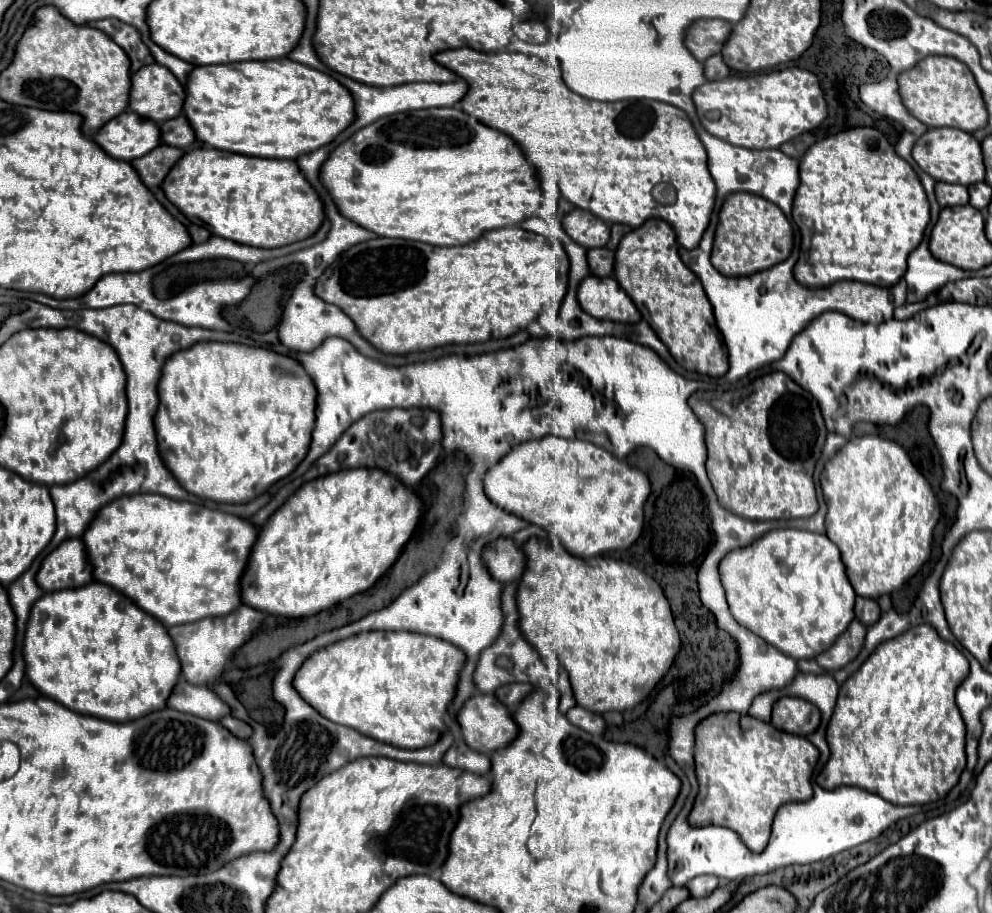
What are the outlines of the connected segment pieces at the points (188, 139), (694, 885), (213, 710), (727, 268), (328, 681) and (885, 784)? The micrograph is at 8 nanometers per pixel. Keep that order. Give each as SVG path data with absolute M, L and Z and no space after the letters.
M177 115L175 119L161 123L161 141L179 149L189 149L195 145L195 131L185 115Z
M713 875L695 877L695 879L691 879L691 883L687 883L687 889L691 891L691 897L707 897L719 887L719 883L721 881L717 877L713 877Z
M183 679L183 685L179 683L171 697L169 707L175 707L177 711L187 711L191 715L199 715L203 719L221 721L223 717L231 715L231 707L209 687L197 687Z
M749 193L731 195L725 199L723 209L719 213L719 227L715 233L711 263L719 269L719 273L729 277L753 275L757 271L765 271L791 255L795 243L793 227L789 219L763 197L755 197Z
M367 631L313 653L301 671L297 671L293 683L303 699L323 717L401 749L423 749L437 743L447 729L443 717L457 693L465 659L459 647L431 635L411 631Z
M931 625L913 627L881 643L875 655L871 655L839 689L835 715L827 727L831 759L819 773L817 783L823 789L837 789L841 785L863 787L865 791L883 795L883 799L895 805L925 805L943 799L959 783L959 775L967 763L967 731L955 705L955 689L967 675L967 657L953 643L943 641Z

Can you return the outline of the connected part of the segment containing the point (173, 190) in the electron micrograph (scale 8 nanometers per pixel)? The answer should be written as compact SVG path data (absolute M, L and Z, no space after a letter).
M193 147L171 169L163 189L191 223L205 225L213 235L261 249L303 241L325 221L317 191L297 163L289 159L261 159L211 147Z

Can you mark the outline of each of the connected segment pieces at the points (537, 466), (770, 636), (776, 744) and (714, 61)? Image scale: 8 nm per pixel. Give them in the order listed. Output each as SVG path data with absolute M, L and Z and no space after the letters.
M543 437L529 443L517 445L495 463L483 475L485 495L499 505L501 509L515 513L517 517L539 525L561 537L565 549L577 557L595 557L605 551L629 549L643 533L645 523L645 501L651 493L649 477L630 466L626 461L617 459L607 449L581 439L563 439L563 437Z
M801 529L769 531L755 543L739 551L731 551L731 555L727 555L721 563L721 575L731 615L743 627L749 627L749 631L793 659L813 659L815 655L827 651L855 619L853 607L857 593L849 583L839 547L827 535Z
M715 713L699 723L695 733L699 795L689 815L689 823L693 827L729 827L741 835L751 851L761 853L769 843L777 809L785 803L813 797L811 775L813 765L819 759L819 749L805 737L785 733L771 723L739 713Z
M715 55L715 57L711 57L709 61L705 61L703 63L705 65L705 75L707 75L707 79L709 81L717 81L717 79L725 79L725 77L729 77L729 67L725 65L725 61L723 61L723 57L721 55Z

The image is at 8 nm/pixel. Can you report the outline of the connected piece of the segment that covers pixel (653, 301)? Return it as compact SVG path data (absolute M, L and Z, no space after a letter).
M649 219L621 239L615 253L615 277L679 365L709 377L727 373L727 349L717 329L713 307L697 275L681 261L677 235L667 221Z

